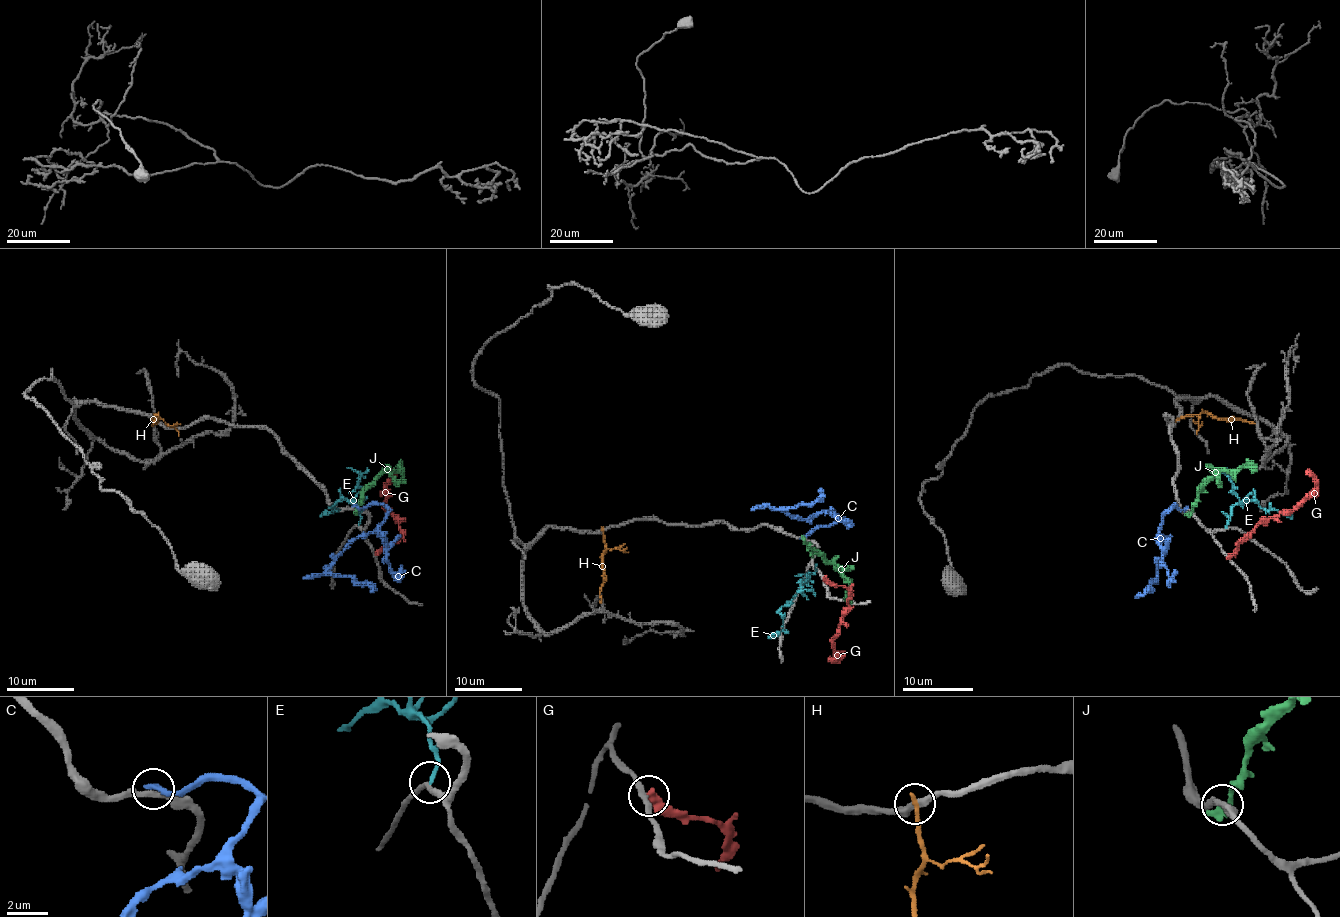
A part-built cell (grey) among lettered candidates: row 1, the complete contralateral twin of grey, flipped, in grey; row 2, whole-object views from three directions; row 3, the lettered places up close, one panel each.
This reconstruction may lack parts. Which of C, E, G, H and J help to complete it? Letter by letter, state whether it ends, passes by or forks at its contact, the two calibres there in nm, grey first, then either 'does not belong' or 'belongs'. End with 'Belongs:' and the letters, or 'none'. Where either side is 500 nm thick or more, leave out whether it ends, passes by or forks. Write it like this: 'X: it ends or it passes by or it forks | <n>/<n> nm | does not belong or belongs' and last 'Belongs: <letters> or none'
C: it ends | 260/320 nm | does not belong
E: it ends | 240/180 nm | does not belong
G: it ends | 260/460 nm | does not belong
H: it ends | 320/280 nm | does not belong
J: 280/500 nm | does not belong
Belongs: none

